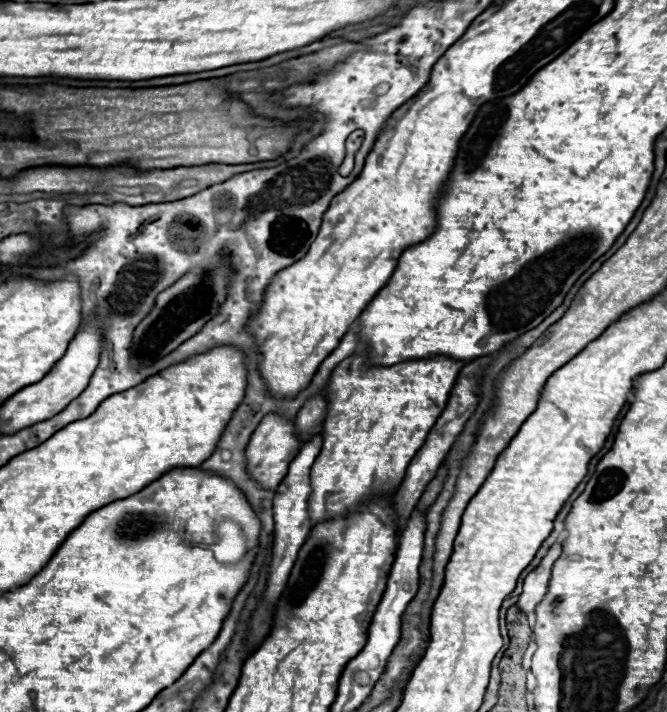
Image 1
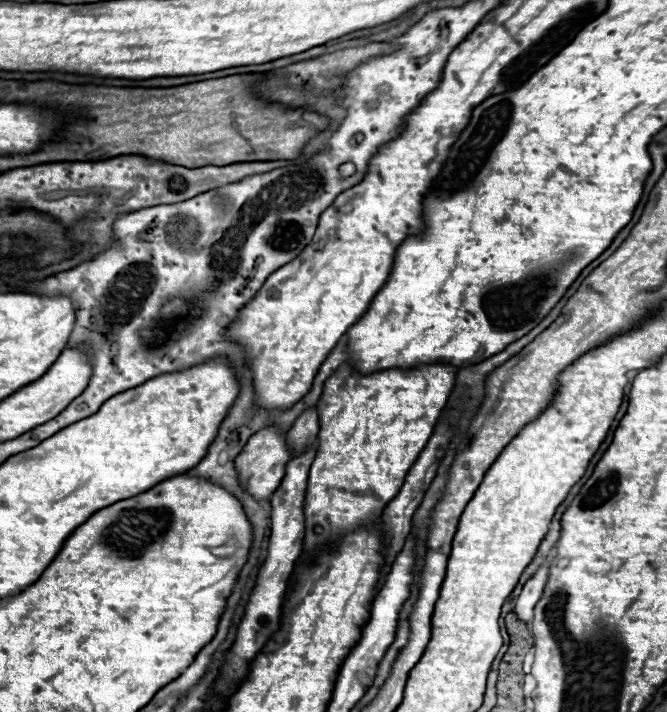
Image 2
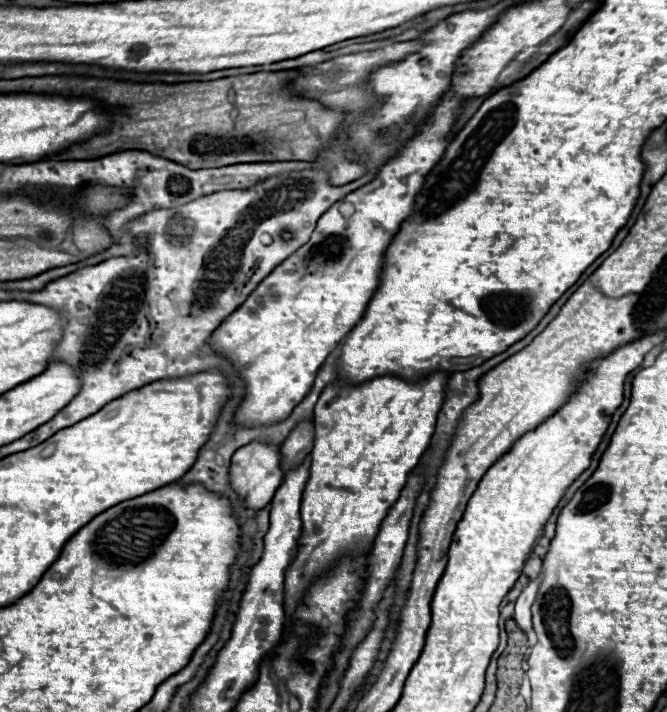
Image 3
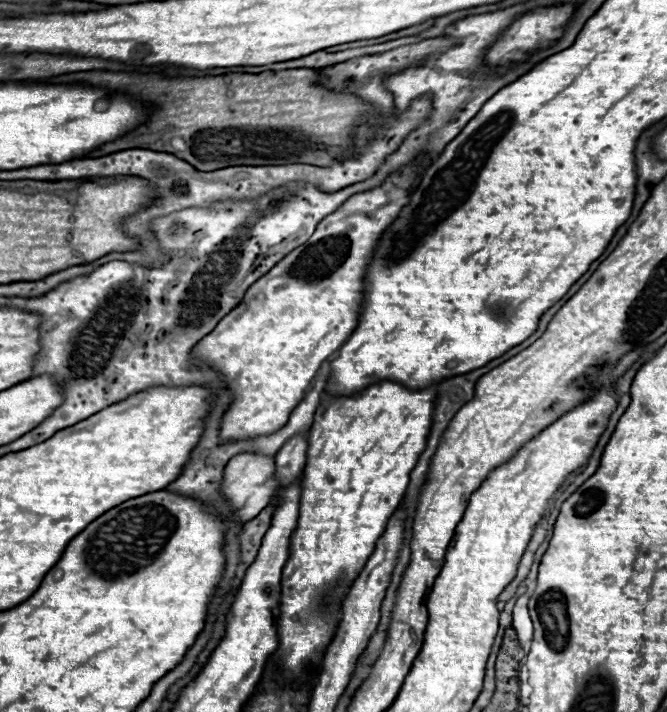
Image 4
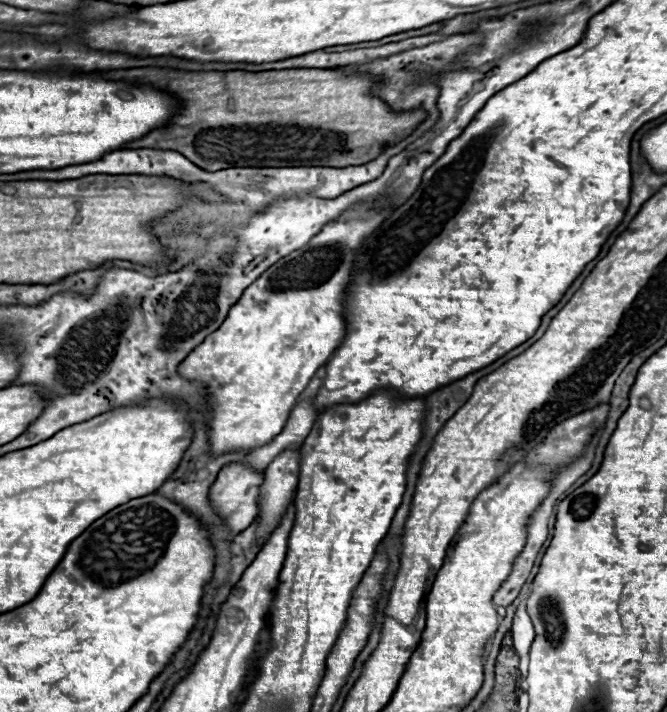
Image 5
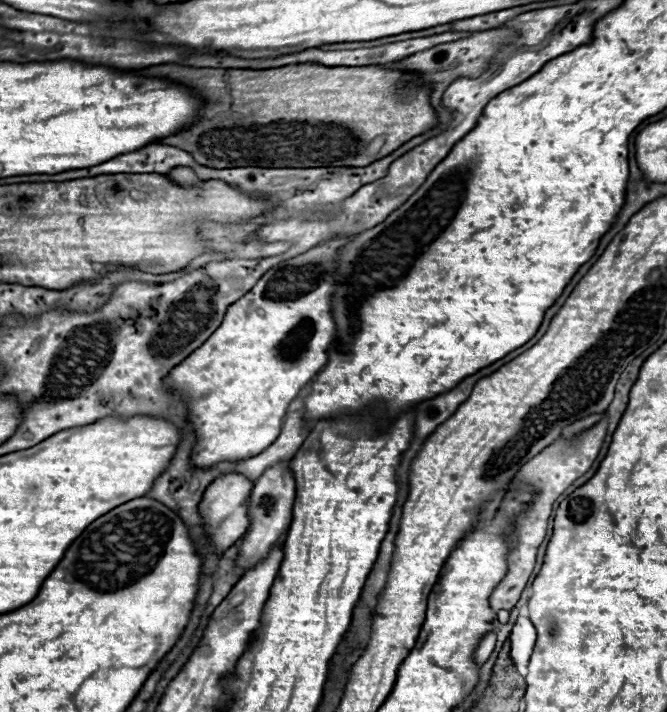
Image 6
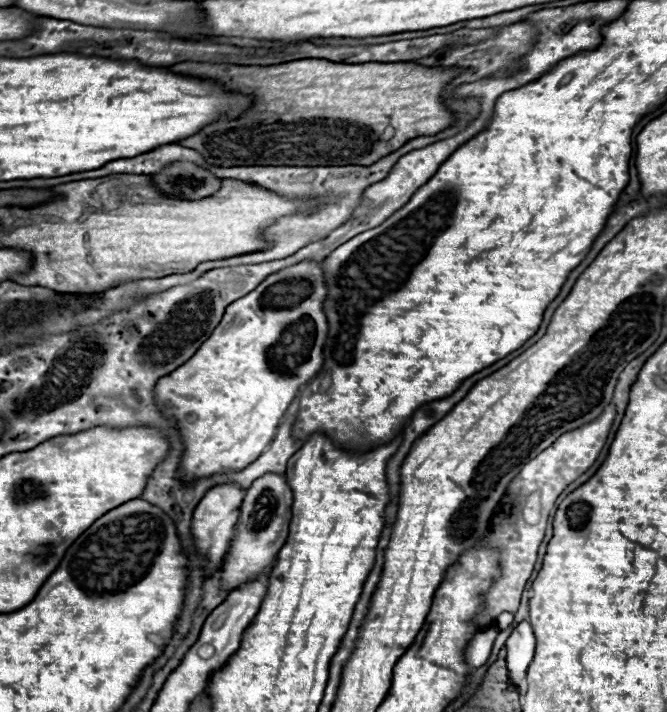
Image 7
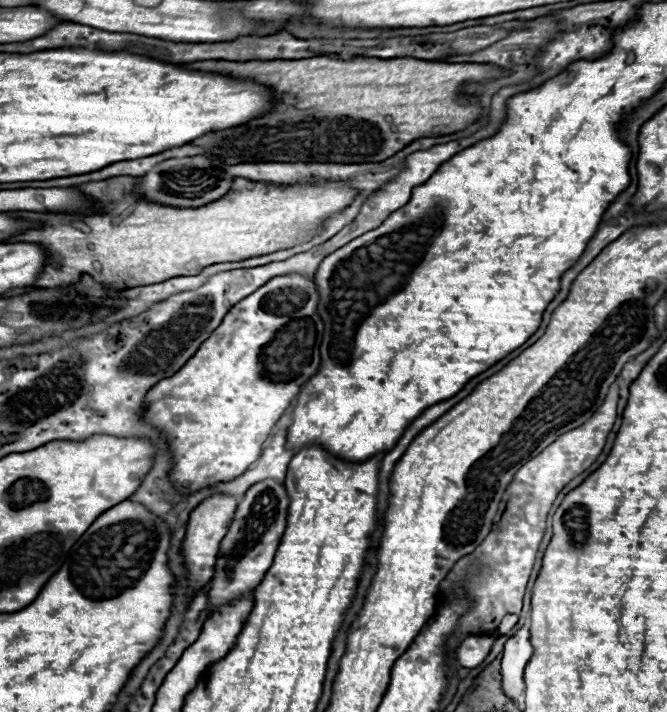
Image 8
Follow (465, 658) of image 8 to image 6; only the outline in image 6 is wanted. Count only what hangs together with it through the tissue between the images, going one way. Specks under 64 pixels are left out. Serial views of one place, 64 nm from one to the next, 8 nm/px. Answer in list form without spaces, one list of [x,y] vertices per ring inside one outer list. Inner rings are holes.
[[[489,632],[480,640],[480,644],[478,644],[478,648],[476,648],[476,652],[474,652],[474,658],[476,658],[476,664],[478,666],[482,666],[486,660],[488,660],[488,656],[490,656],[495,648],[496,643],[496,633]]]

